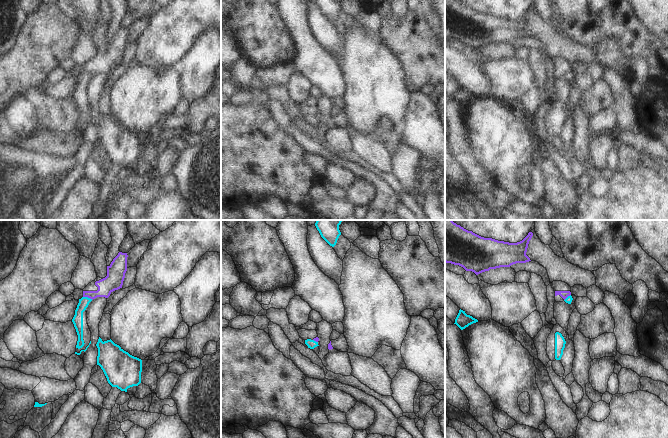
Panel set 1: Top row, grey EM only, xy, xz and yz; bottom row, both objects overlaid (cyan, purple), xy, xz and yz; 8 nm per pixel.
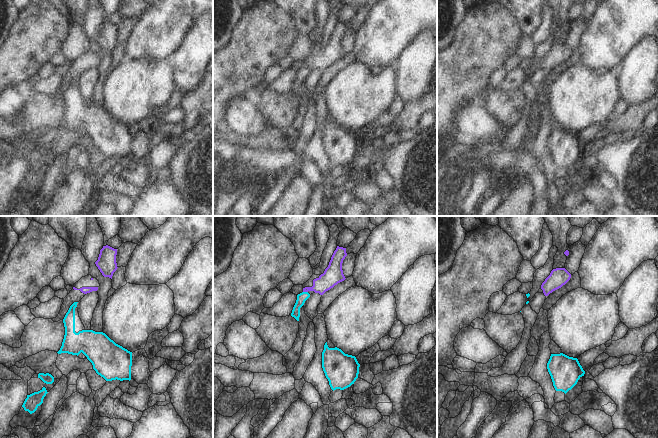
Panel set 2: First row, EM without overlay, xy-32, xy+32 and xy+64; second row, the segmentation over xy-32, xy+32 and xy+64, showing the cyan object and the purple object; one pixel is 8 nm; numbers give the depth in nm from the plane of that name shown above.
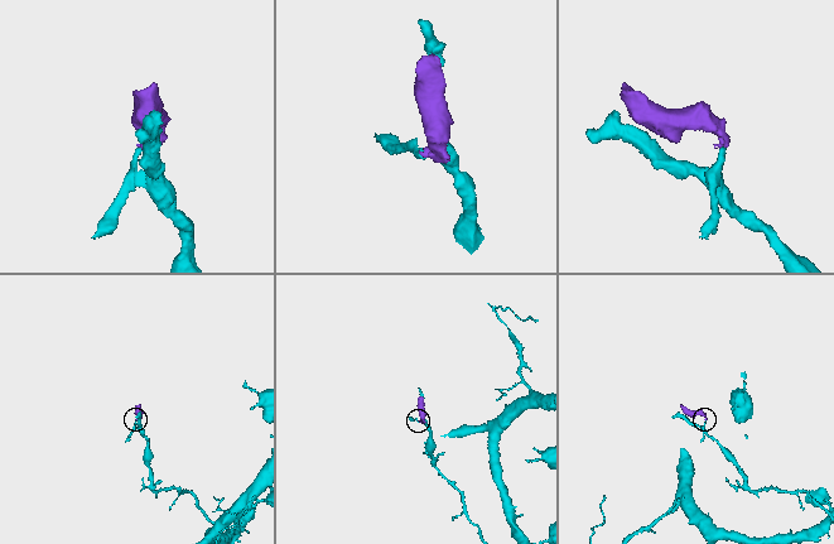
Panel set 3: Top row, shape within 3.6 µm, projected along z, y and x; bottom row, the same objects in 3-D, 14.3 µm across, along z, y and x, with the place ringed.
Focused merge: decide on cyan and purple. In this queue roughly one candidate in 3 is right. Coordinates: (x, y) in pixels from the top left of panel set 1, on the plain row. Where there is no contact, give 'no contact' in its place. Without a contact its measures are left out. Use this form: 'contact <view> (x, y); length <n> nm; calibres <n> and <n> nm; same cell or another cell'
contact xy (87, 73); length 80 nm; calibres 90 and 150 nm; another cell

